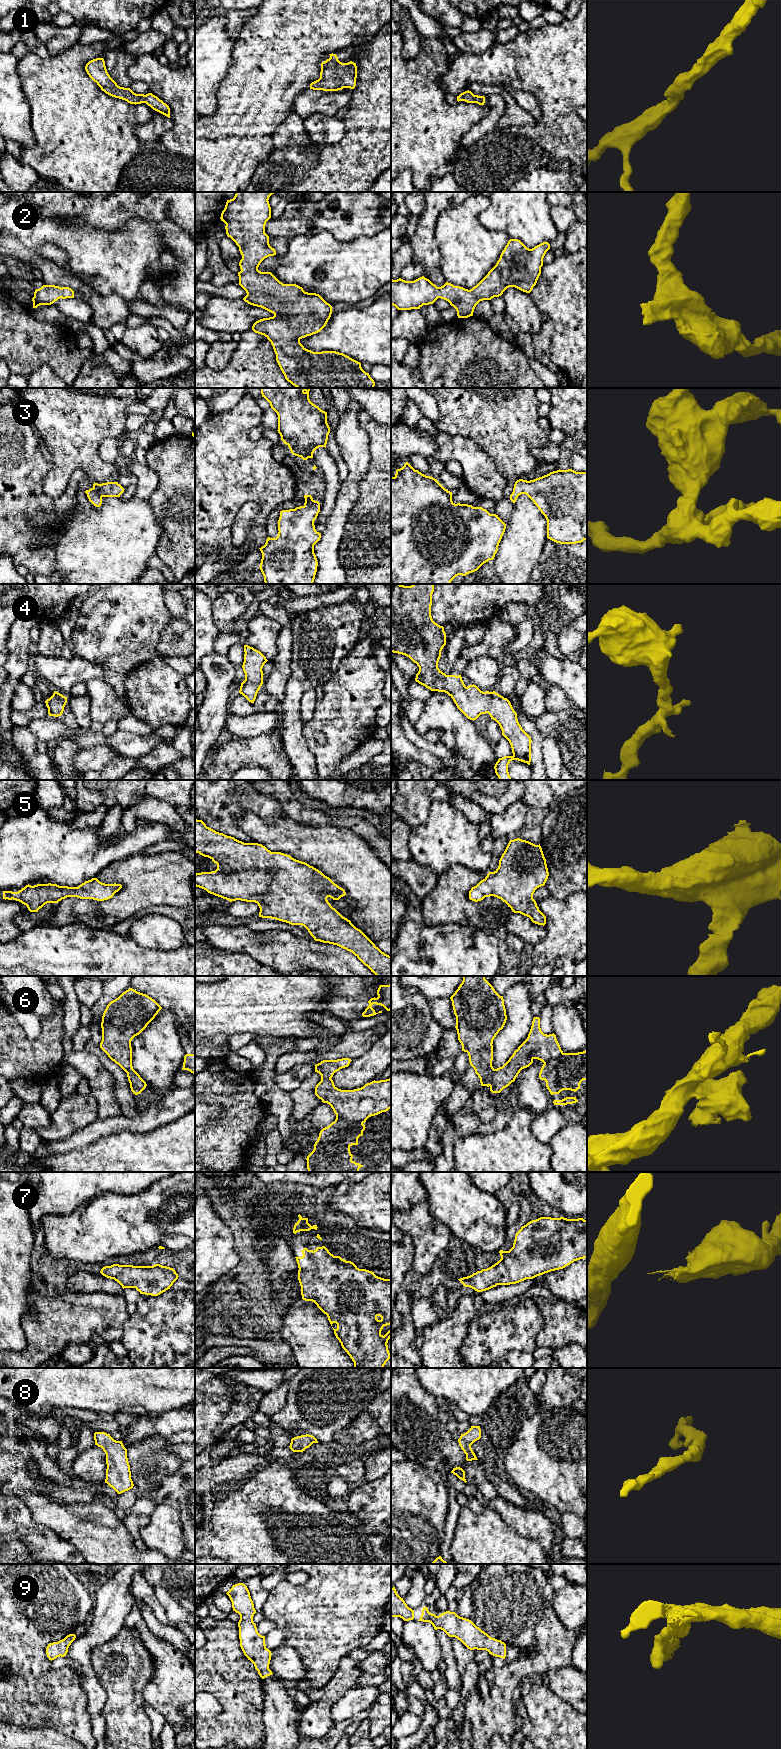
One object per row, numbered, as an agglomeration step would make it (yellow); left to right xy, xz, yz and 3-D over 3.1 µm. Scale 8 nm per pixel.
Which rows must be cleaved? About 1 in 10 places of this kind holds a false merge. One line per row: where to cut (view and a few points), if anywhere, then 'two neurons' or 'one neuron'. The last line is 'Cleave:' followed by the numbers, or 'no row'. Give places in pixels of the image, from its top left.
1: no cut; one neuron
2: no cut; one neuron
3: no cut; one neuron
4: no cut; one neuron
5: no cut; one neuron
6: no cut; one neuron
7: no cut; one neuron
8: no cut; one neuron
9: no cut; one neuron
Cleave: no row

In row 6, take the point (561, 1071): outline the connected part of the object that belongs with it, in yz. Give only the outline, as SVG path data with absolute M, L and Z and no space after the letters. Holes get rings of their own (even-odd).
M462 976L463 981L450 997L456 1016L456 1030L462 1051L467 1052L470 1065L480 1078L481 1086L487 1086L492 1093L500 1093L515 1081L520 1071L529 1067L534 1059L544 1064L539 1078L546 1082L550 1094L559 1094L563 1090L576 1092L583 1080L587 1080L587 1049L578 1053L564 1053L556 1035L544 1034L540 1028L540 1018L534 1017L527 1039L514 1051L509 1060L497 1069L492 1066L493 1040L503 1029L506 1020L506 1009L503 996L500 996L485 976Z

